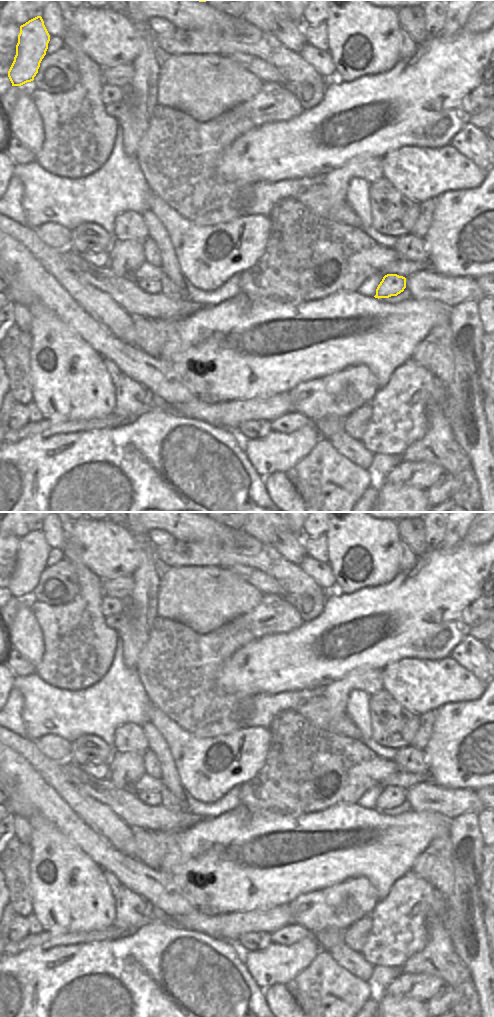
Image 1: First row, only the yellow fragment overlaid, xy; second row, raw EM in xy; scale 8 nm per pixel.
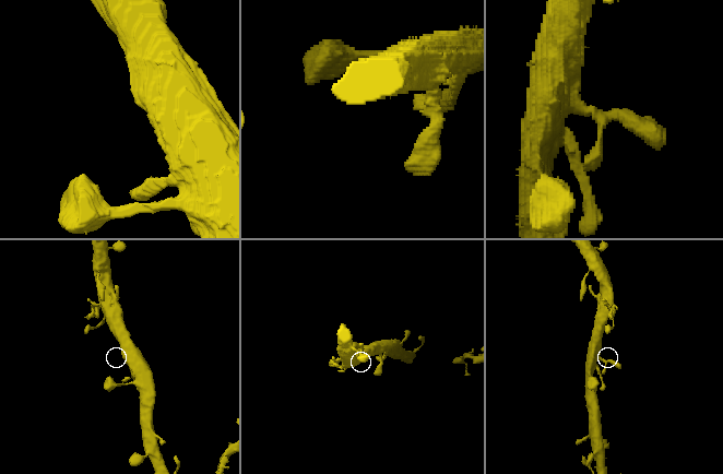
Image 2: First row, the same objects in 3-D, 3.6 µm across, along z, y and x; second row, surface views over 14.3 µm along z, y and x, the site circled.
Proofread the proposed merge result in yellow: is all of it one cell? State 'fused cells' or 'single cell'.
single cell

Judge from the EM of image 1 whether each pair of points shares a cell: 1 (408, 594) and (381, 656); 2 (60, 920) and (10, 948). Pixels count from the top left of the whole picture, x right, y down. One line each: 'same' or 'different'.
1: same
2: different

